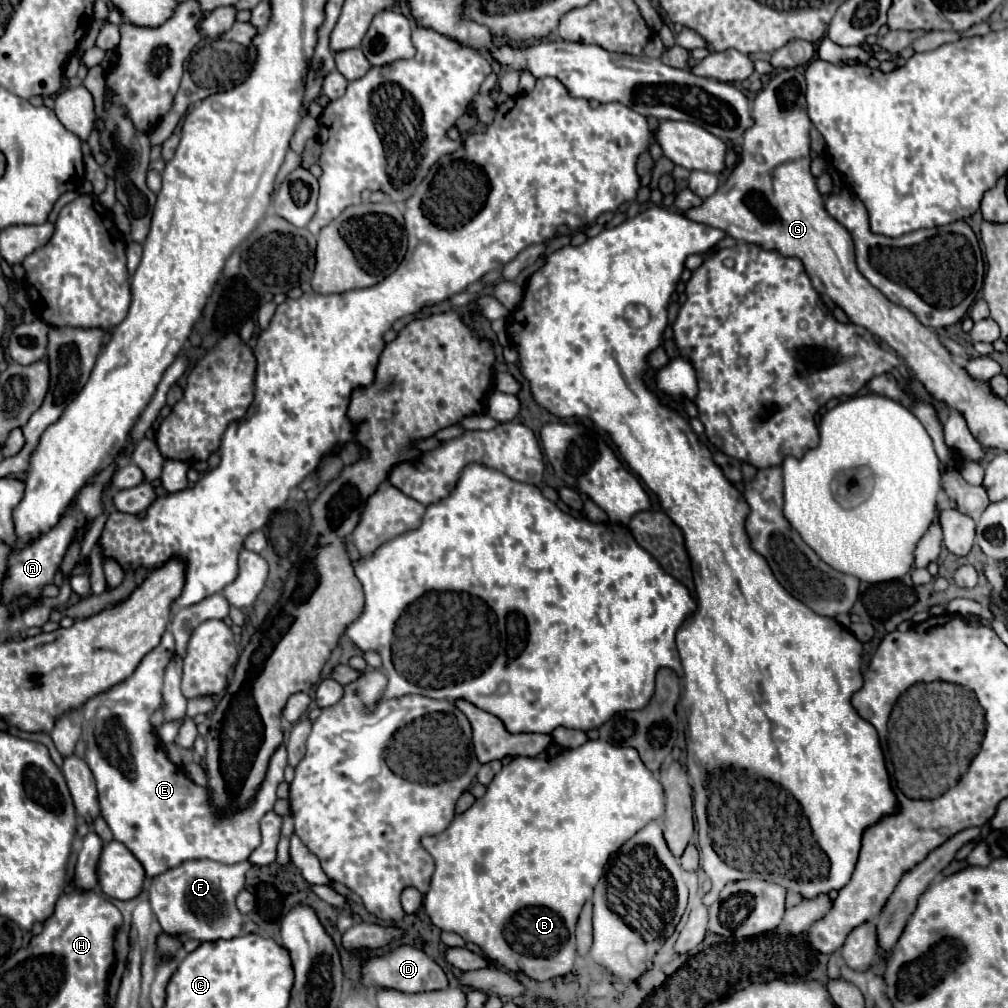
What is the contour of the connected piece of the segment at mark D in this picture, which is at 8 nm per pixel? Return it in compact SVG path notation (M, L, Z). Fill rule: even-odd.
M402 945L384 957L376 957L376 959L366 961L362 967L362 985L392 987L392 989L406 991L406 993L420 993L420 991L446 989L448 979L446 979L446 973L440 969L440 965L436 965L424 951L414 949L410 945Z

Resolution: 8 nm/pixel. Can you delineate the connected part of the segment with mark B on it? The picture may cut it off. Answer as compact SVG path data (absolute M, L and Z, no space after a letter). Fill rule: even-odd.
M596 739L596 741L586 741L584 745L580 745L576 749L564 749L562 753L558 753L554 757L546 757L546 759L516 757L508 765L504 765L502 771L492 779L492 783L486 789L486 795L482 799L478 799L466 813L456 815L446 831L442 831L434 837L422 839L424 849L436 861L436 871L432 877L430 891L424 895L424 910L438 929L454 931L464 941L476 943L492 963L496 963L512 973L522 971L536 981L548 981L558 975L566 975L566 973L570 973L570 969L574 965L574 957L576 957L576 939L574 939L576 919L578 919L580 909L586 903L586 899L592 897L592 889L598 883L598 879L602 877L608 857L620 845L624 845L634 833L638 833L646 823L650 823L662 815L664 815L662 785L644 767L642 759L638 757L638 751L632 747L614 747L602 739Z

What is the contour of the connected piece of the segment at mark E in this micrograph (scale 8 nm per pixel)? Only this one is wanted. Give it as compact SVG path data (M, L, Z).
M166 631L162 635L160 645L154 647L140 661L136 671L126 681L122 681L122 683L114 685L112 689L108 689L106 693L90 699L82 707L84 737L88 739L92 735L92 739L86 741L84 761L88 763L90 771L94 773L94 779L96 779L100 815L112 829L114 839L124 843L134 853L134 857L142 863L148 879L164 873L166 869L174 869L180 863L190 861L190 859L212 859L212 861L226 863L226 865L246 861L250 857L250 853L254 851L254 833L260 833L258 823L260 823L262 815L268 813L276 803L276 787L278 787L278 783L284 781L284 767L286 767L286 749L284 749L284 745L280 745L274 751L274 755L270 757L266 777L264 777L258 793L252 797L252 801L242 805L242 809L234 809L234 813L218 815L214 803L208 799L208 797L212 797L210 789L194 785L190 781L190 777L166 757L162 741L158 741L156 729L150 725L150 715L162 705L162 679L164 679L162 673L164 673L166 665L172 661L172 657L174 657L174 637L170 631Z

